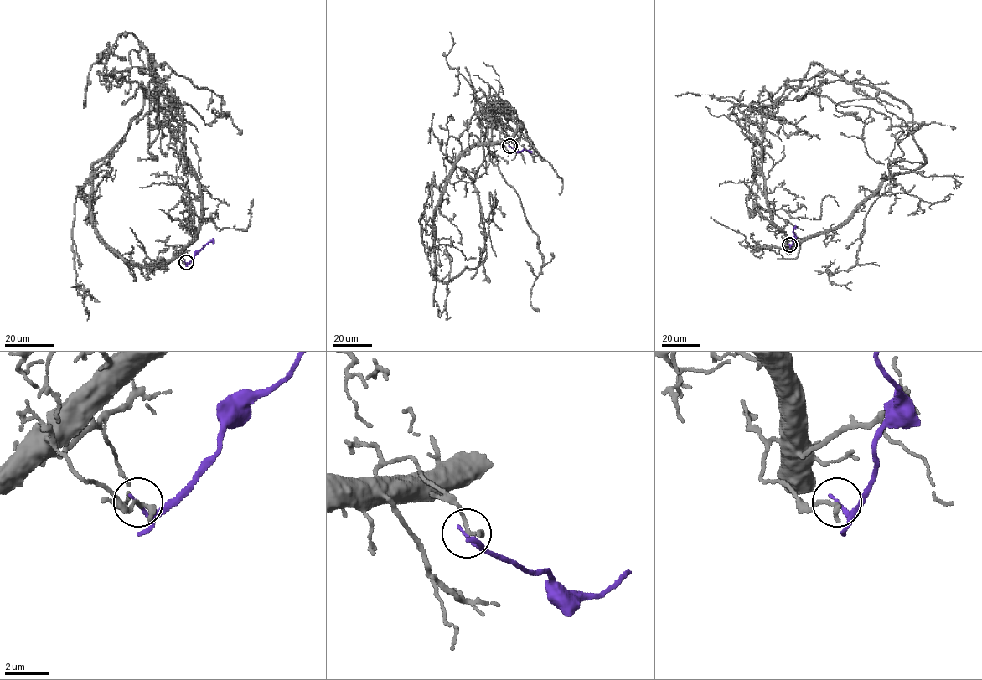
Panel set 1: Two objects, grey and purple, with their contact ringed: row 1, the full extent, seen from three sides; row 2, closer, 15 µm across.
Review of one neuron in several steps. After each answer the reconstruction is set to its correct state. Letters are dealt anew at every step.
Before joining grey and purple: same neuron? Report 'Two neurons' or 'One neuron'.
Two neurons

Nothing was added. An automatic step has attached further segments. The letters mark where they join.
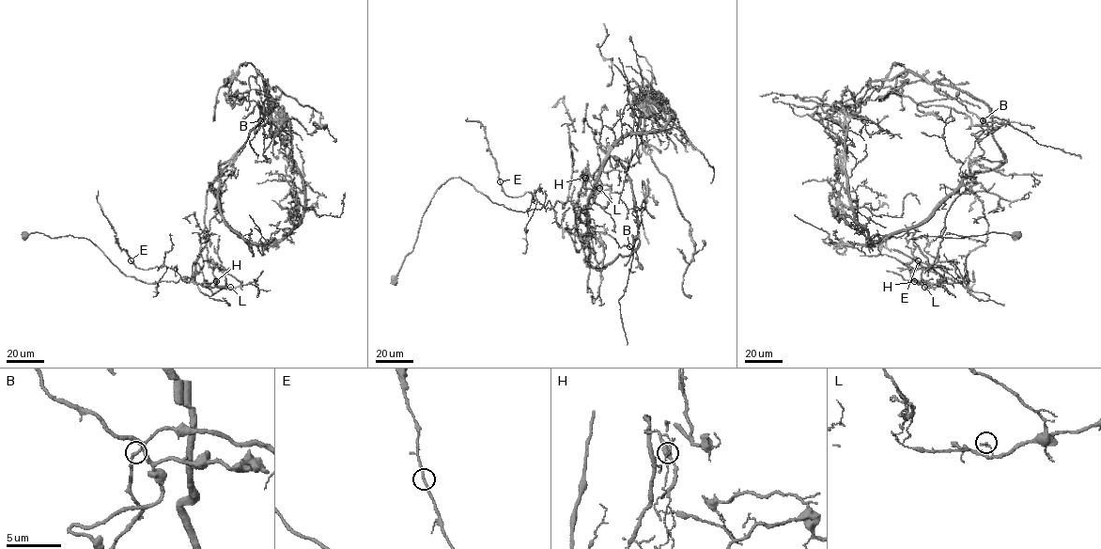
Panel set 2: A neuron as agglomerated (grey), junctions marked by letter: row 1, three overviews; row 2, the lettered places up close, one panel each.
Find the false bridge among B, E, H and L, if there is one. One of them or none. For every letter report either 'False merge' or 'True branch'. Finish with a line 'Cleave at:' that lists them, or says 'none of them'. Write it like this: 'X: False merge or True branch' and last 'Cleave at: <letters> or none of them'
B: True branch
E: True branch
H: False merge
L: True branch
Cleave at: H

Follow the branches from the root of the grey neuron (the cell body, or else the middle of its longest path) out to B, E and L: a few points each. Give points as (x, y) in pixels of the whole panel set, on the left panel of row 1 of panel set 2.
B: (25, 235), (85, 238), (126, 275), (150, 284), (190, 282), (220, 208), (219, 173), (259, 120)
E: (25, 235), (88, 239), (126, 275), (146, 283), (182, 278), (165, 265), (143, 269), (131, 260)
L: (25, 235), (37, 231), (51, 238), (88, 239), (126, 275), (146, 283), (182, 278), (230, 287)

